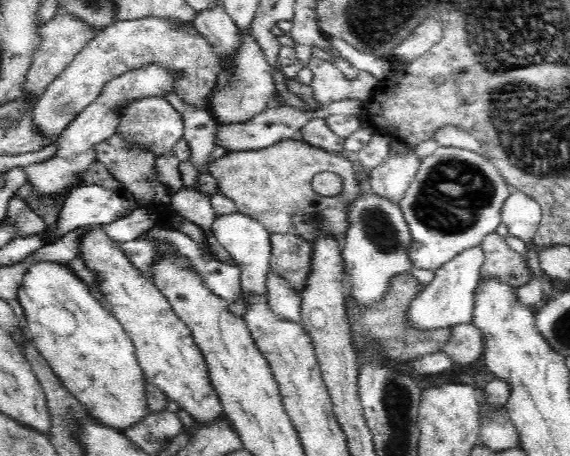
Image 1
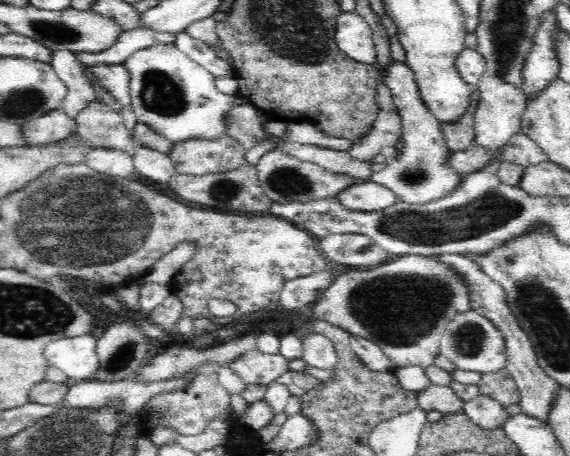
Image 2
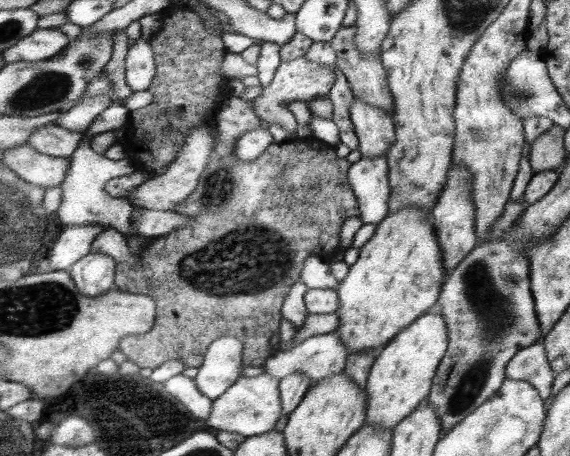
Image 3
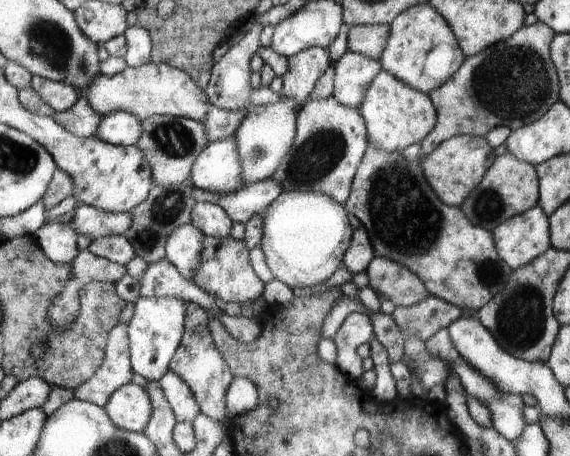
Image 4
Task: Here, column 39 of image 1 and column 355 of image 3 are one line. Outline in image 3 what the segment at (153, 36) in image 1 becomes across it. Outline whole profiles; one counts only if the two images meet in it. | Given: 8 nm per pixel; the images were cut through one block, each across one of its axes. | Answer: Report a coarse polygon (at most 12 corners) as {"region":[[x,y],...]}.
{"region":[[361,98],[351,106],[362,158],[386,156],[396,122]]}

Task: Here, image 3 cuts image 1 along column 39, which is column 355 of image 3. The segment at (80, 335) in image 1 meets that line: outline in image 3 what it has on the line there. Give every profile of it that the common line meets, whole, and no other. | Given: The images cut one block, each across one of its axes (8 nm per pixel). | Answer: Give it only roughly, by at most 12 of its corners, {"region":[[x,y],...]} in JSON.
{"region":[[393,211],[338,287],[349,354],[383,349],[448,278],[432,211]]}

